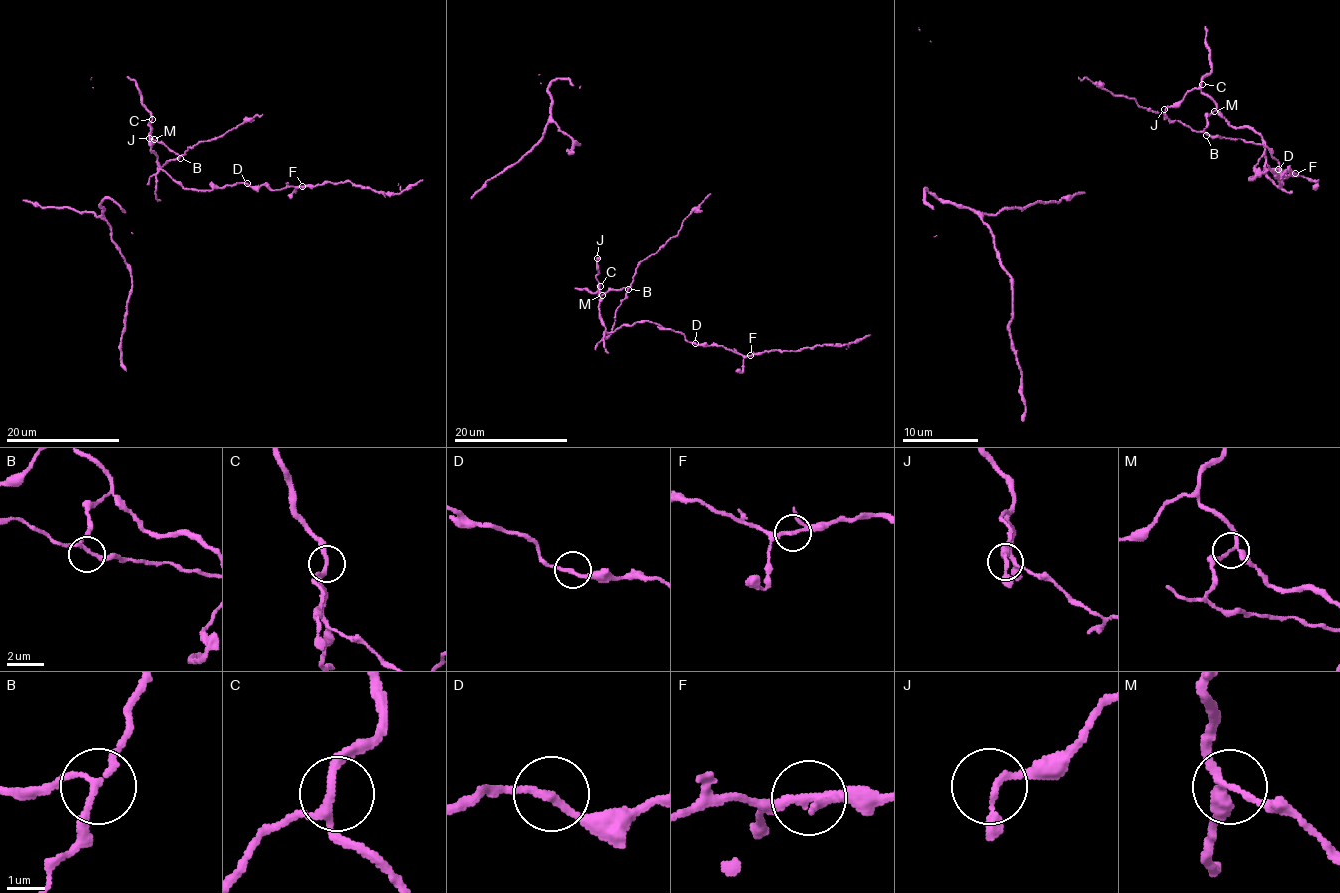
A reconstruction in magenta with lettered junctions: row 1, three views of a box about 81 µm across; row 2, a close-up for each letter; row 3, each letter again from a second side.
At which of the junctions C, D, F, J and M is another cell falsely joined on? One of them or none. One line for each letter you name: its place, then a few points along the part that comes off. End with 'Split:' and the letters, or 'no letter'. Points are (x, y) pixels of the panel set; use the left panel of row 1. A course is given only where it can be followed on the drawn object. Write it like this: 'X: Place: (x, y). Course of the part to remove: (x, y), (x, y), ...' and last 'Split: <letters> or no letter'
M: Place: (154, 139). Course of the part to remove: (153, 139), (182, 155), (190, 146), (216, 139), (263, 114)
Split: M

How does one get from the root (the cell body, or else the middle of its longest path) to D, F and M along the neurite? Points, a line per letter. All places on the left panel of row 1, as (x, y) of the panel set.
D: (149, 126), (151, 124), (151, 150), (158, 158), (159, 166), (185, 189), (212, 190), (247, 183)
F: (149, 126), (151, 150), (159, 166), (185, 189), (212, 190), (236, 183), (267, 184), (274, 190), (302, 186)
M: (149, 126), (151, 124), (153, 139)

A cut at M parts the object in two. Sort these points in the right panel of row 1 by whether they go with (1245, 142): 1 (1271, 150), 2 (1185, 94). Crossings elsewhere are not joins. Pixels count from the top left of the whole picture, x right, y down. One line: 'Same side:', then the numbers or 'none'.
Same side: 1

